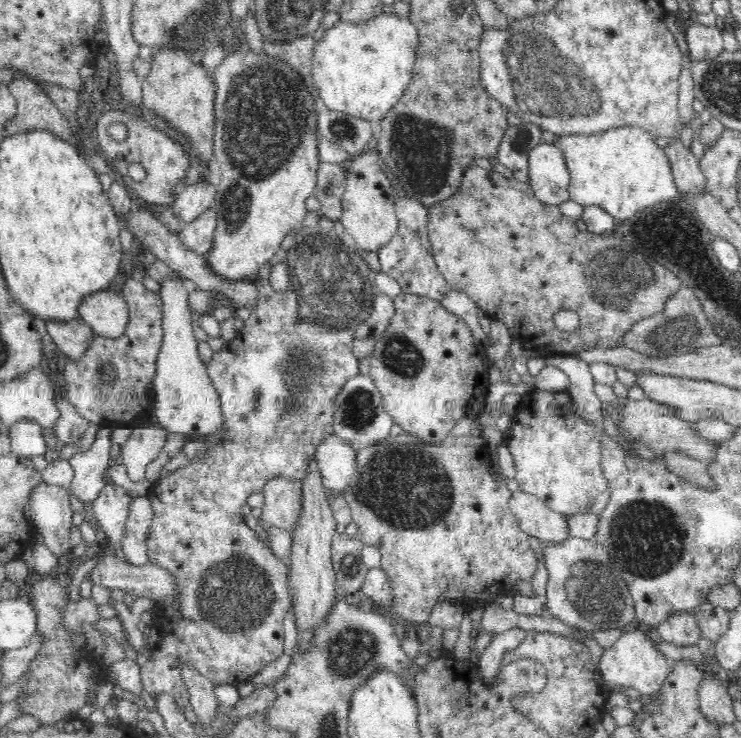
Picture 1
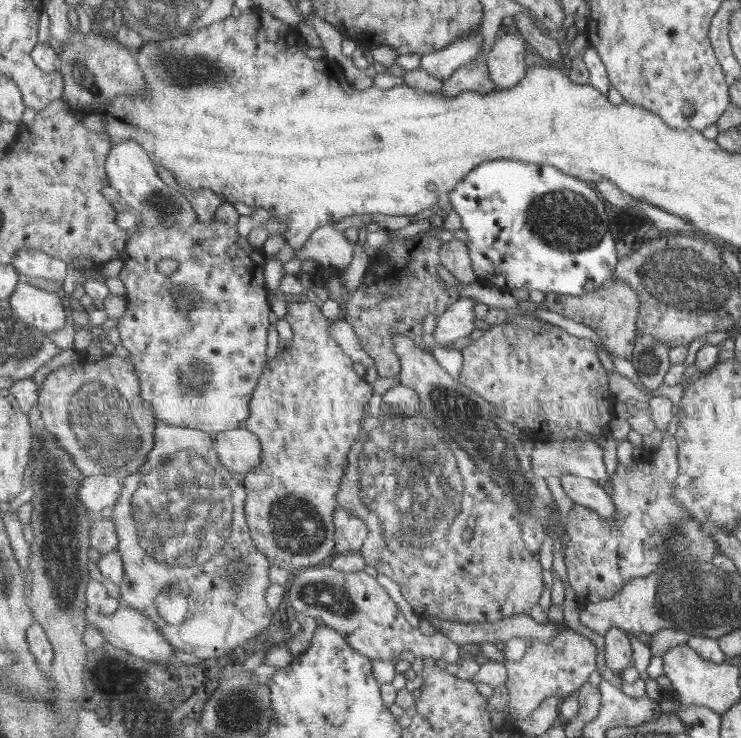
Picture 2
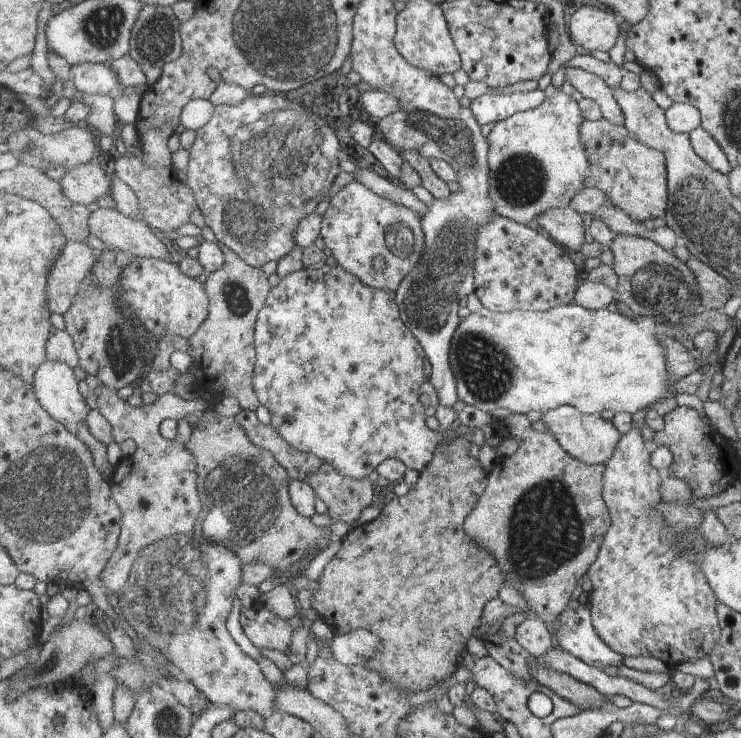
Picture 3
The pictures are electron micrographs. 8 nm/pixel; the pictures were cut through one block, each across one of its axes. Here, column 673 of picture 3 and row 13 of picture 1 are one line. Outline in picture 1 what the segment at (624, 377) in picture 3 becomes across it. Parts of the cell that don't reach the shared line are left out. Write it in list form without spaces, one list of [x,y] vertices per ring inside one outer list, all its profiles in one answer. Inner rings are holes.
[[[381,13],[372,19],[360,23],[340,20],[338,24],[326,30],[322,39],[315,45],[311,78],[318,90],[321,106],[363,118],[373,124],[386,118],[388,111],[400,100],[411,82],[416,62],[416,48],[419,46],[417,29],[409,20],[398,18],[393,13]]]

